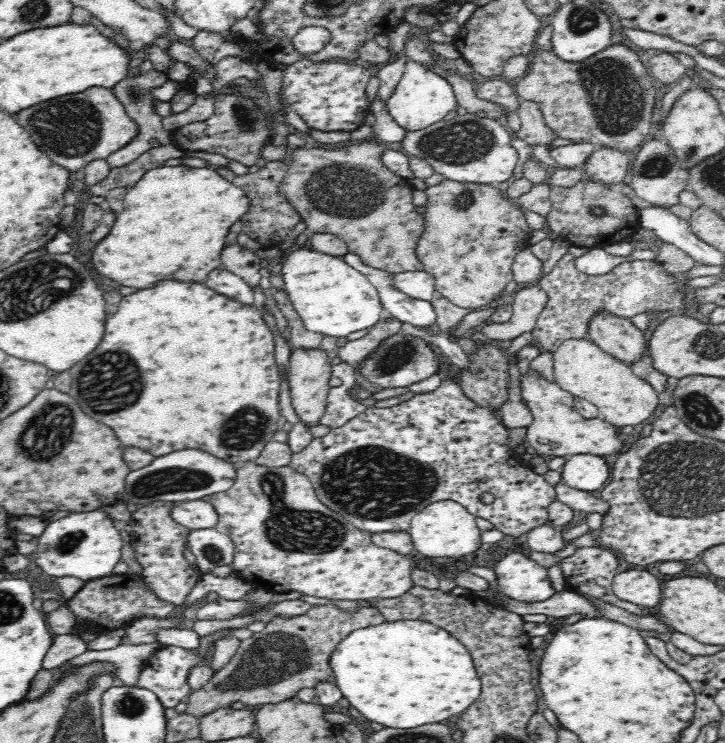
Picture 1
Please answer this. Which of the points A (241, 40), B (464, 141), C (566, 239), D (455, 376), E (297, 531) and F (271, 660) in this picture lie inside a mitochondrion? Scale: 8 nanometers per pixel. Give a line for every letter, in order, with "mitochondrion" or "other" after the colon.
A: other
B: mitochondrion
C: other
D: other
E: mitochondrion
F: mitochondrion

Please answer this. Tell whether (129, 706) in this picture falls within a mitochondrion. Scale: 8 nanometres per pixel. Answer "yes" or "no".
yes

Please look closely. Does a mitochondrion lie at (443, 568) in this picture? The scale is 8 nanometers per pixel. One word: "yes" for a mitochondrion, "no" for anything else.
no

